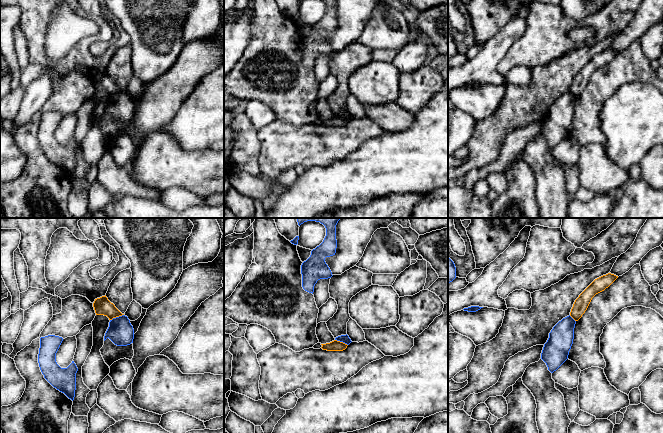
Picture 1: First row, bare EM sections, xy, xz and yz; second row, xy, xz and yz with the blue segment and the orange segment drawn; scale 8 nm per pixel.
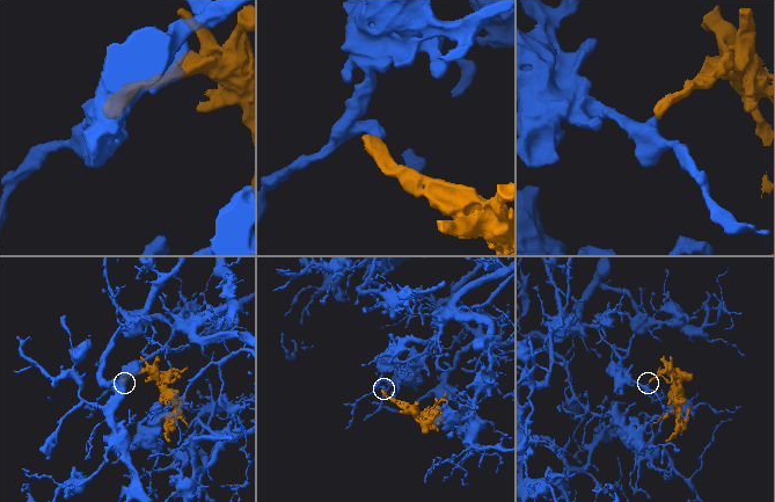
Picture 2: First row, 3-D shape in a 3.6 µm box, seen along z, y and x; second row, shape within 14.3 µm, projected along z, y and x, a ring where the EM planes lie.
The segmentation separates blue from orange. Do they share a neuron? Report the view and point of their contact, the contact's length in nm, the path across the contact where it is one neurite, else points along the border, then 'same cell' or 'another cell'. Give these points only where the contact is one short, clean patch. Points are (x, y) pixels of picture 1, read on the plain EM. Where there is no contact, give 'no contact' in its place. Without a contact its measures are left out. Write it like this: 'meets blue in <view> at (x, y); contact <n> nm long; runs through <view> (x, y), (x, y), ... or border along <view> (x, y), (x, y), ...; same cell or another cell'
meets blue in xy at (116, 93); contact 120 nm long; border along xy (123, 90), (110, 96); another cell

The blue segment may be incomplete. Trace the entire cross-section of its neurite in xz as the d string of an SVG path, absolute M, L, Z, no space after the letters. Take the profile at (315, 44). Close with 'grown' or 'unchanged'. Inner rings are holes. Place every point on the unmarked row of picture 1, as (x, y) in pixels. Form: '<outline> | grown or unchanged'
M323 0L326 12L323 18L311 27L310 33L301 41L302 63L305 67L314 68L314 62L320 55L331 54L332 48L325 38L326 33L335 31L337 24L336 1Z | unchanged

